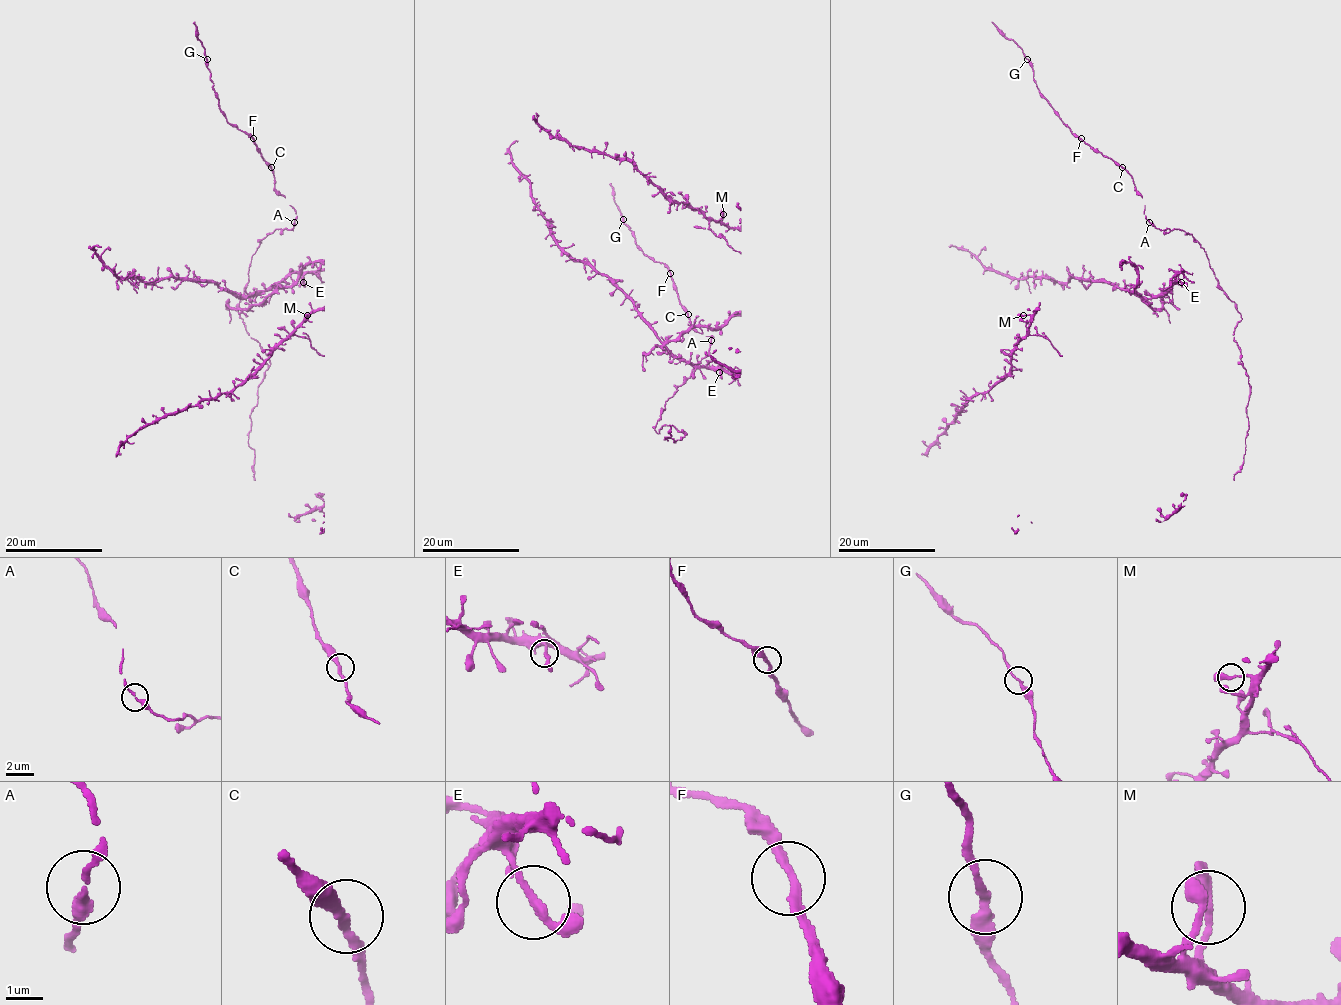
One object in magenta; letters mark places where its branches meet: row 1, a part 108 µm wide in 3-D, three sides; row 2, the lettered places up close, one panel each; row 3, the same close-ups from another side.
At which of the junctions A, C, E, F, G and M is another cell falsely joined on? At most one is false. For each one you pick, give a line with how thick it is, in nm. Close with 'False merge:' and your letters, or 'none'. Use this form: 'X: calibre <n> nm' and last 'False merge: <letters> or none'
False merge: none

